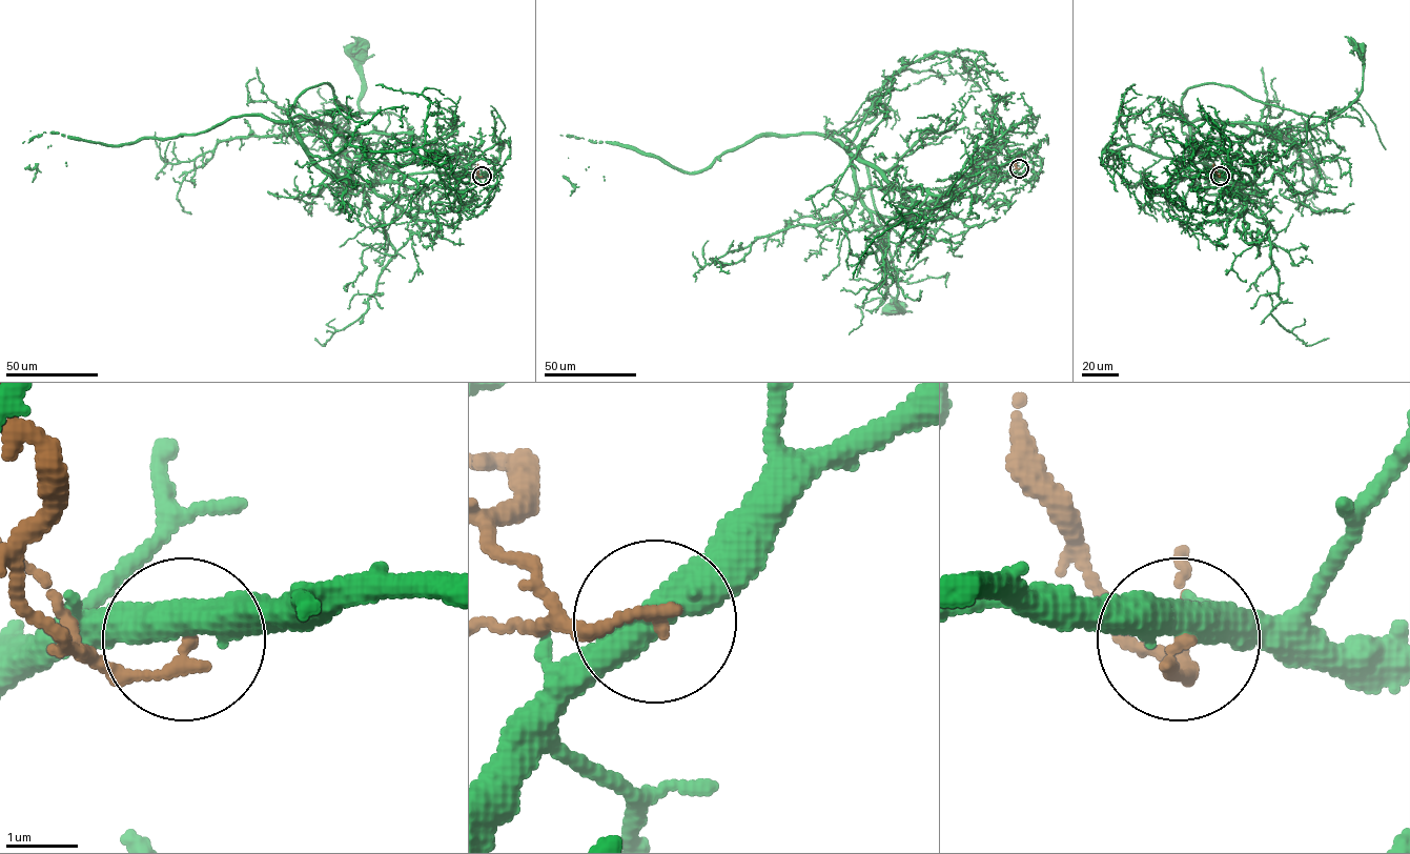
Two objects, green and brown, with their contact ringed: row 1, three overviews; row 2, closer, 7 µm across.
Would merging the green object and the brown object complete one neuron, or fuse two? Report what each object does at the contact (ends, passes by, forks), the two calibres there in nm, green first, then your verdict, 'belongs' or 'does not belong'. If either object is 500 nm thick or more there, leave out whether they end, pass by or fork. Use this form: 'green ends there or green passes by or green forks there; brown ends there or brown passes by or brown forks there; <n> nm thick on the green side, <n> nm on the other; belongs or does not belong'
green passes by; brown ends there; 440 nm thick on the green side, 160 nm on the other; does not belong

